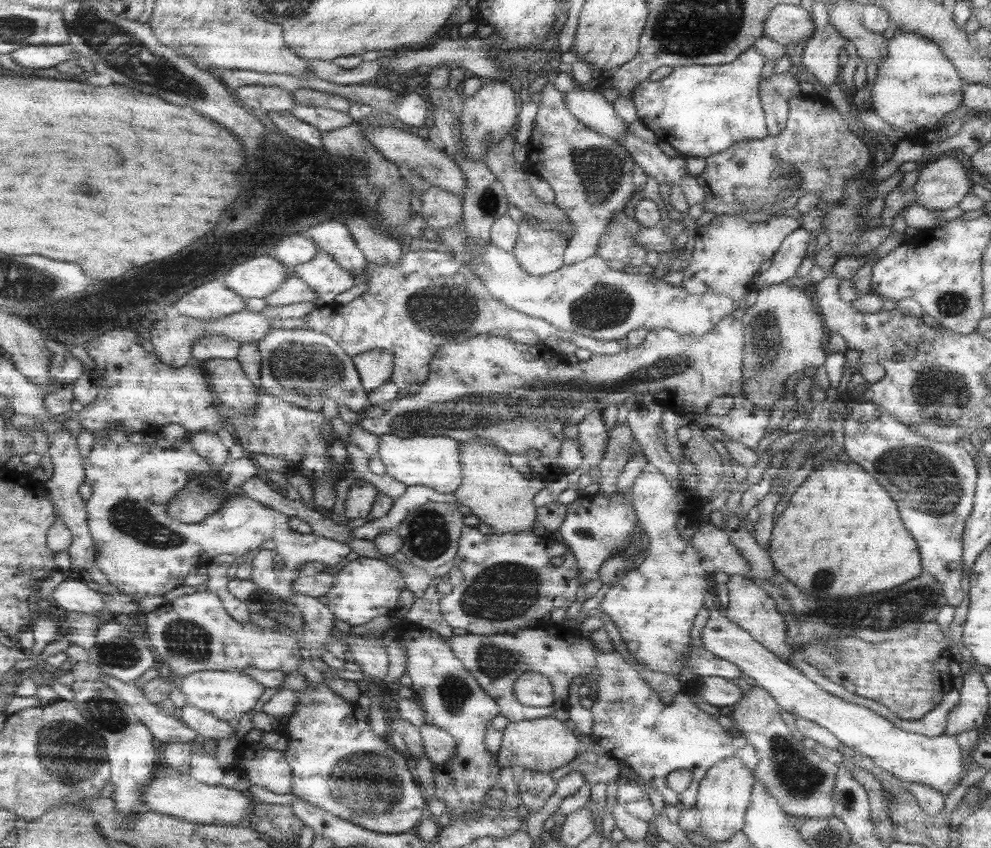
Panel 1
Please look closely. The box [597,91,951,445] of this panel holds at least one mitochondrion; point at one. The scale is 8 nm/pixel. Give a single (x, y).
(763, 185)

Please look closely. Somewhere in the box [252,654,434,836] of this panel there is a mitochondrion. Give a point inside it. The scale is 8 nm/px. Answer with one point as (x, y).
(366, 787)

